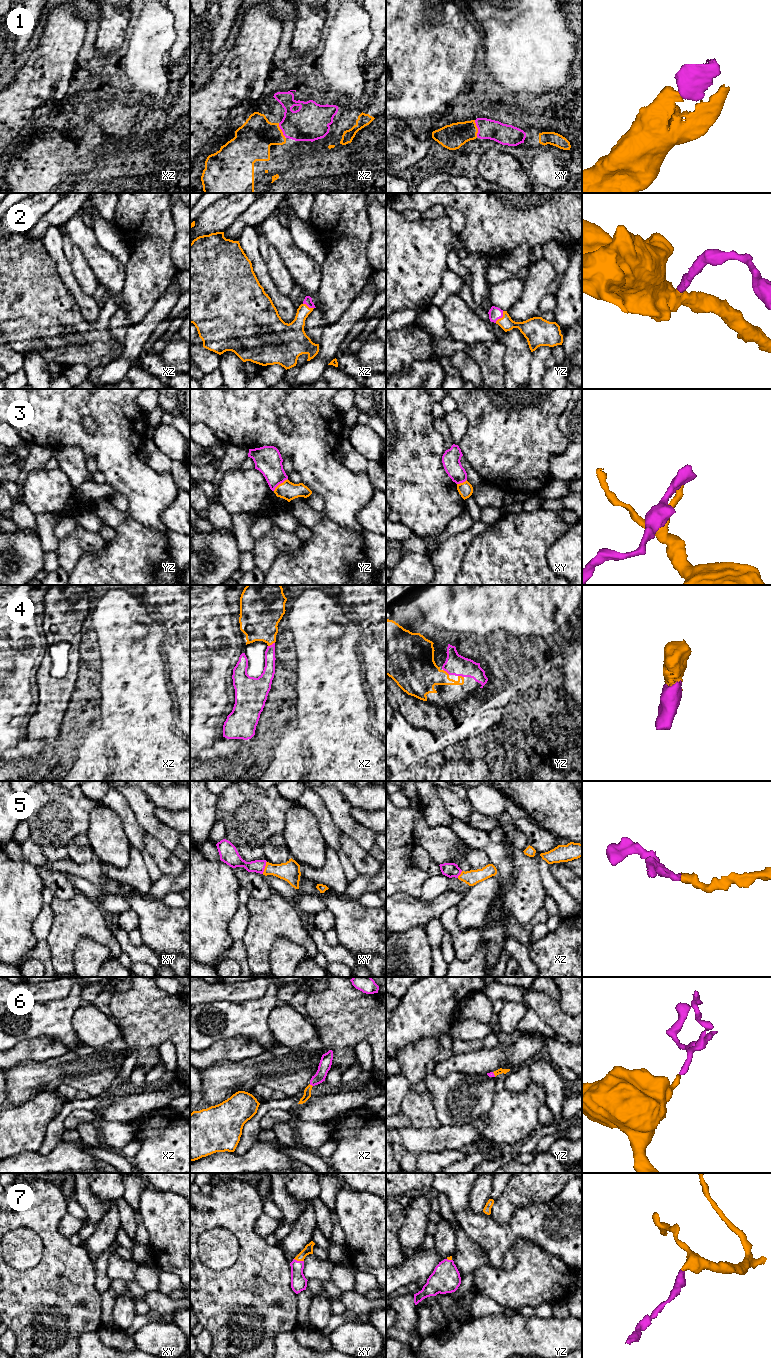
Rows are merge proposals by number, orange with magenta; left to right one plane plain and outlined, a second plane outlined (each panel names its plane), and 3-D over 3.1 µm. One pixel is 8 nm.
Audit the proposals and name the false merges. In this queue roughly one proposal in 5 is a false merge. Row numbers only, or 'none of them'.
3

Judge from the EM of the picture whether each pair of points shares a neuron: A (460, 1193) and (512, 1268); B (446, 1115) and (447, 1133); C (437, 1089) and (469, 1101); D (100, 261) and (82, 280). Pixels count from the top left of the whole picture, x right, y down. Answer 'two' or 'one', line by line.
A: two
B: two
C: one
D: two

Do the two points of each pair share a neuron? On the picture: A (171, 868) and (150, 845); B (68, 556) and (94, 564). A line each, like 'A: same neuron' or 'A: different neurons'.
A: same neuron
B: different neurons

